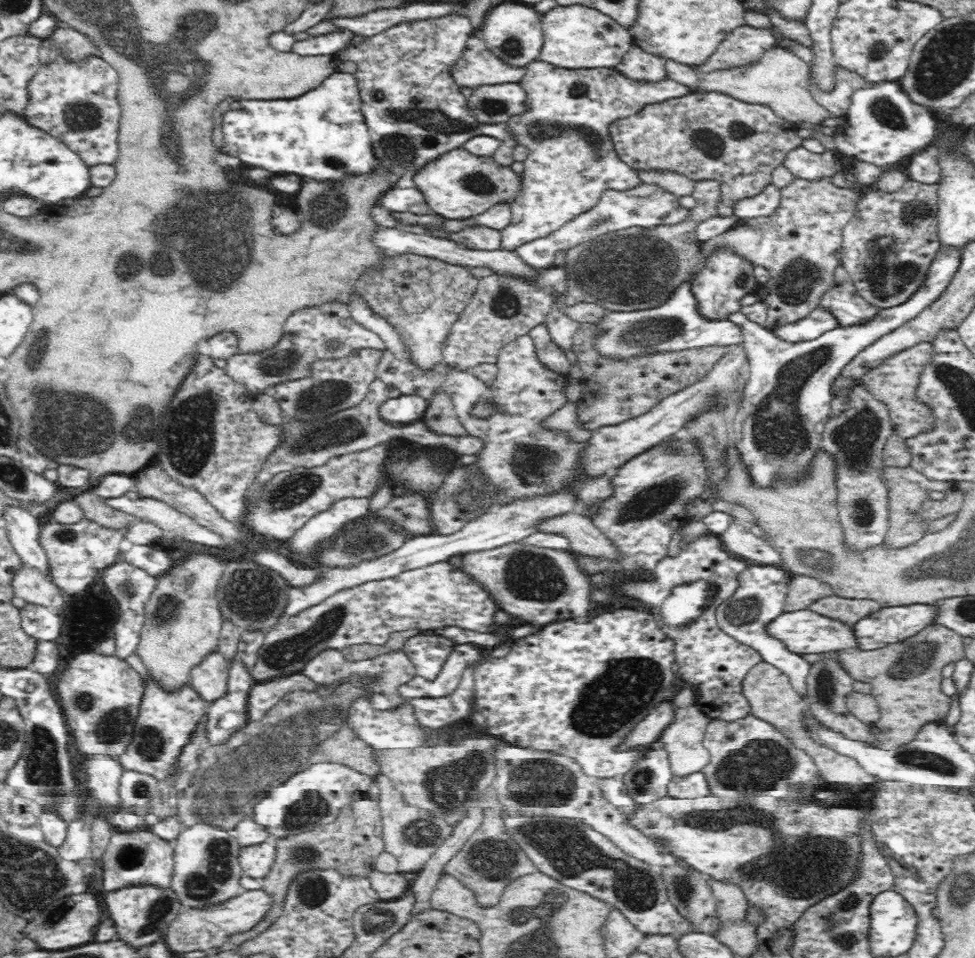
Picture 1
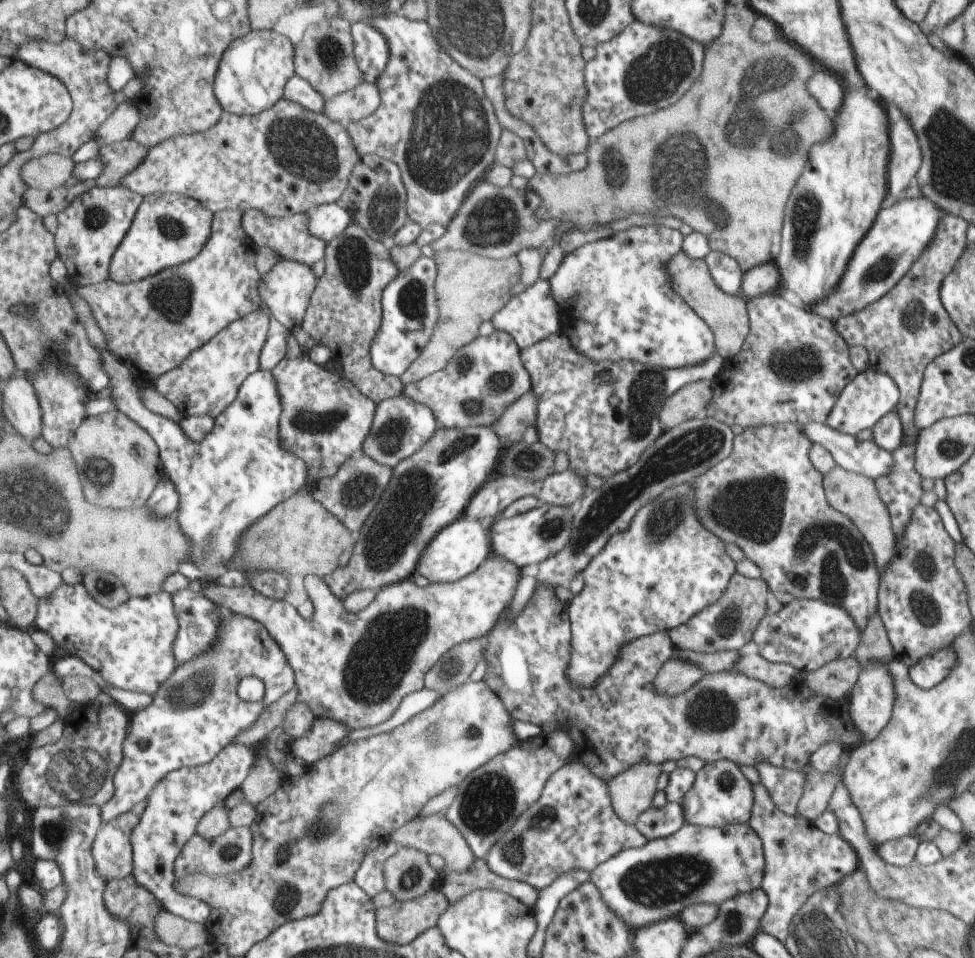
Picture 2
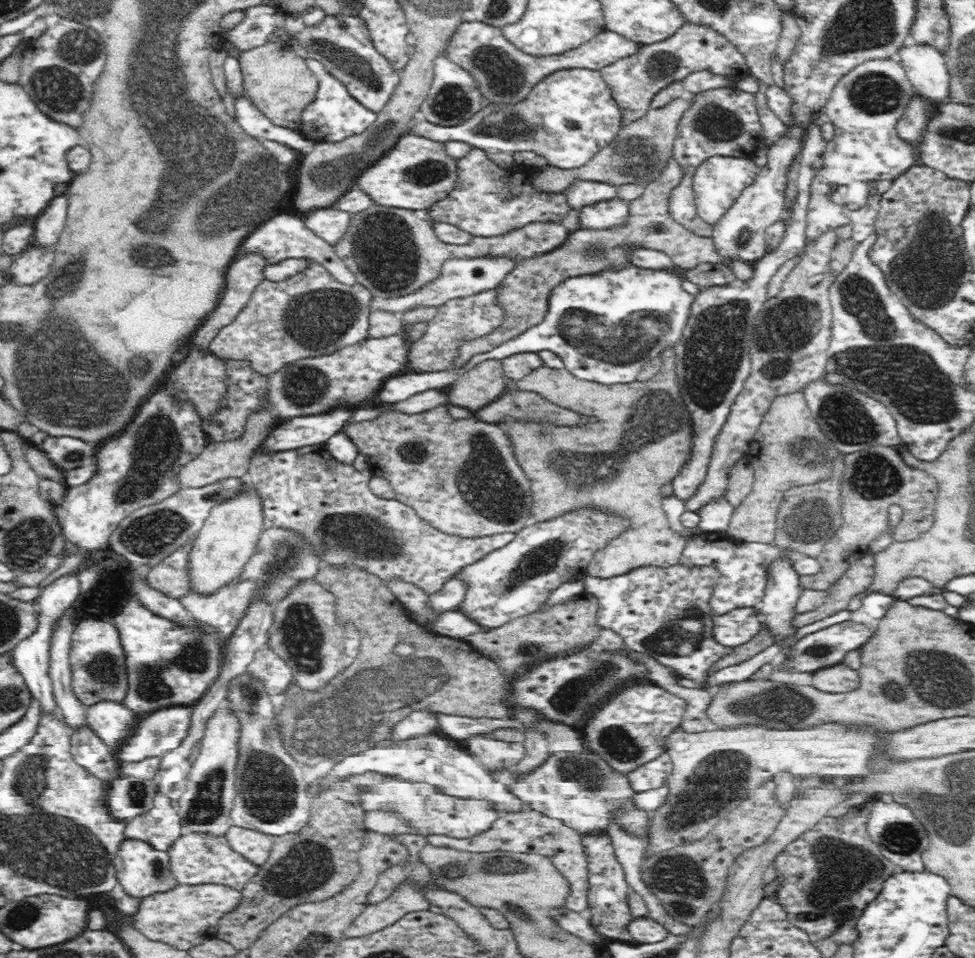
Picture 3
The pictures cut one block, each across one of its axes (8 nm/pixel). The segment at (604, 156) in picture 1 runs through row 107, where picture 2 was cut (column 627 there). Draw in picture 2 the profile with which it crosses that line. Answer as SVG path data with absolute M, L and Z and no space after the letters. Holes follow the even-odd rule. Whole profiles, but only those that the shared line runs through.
M691 484L665 490L653 504L643 506L633 516L627 530L613 534L607 540L607 546L581 572L583 588L567 604L571 624L571 660L567 664L567 680L573 690L597 690L607 674L619 664L627 644L651 634L667 634L675 630L707 606L719 602L725 594L737 566L725 554L725 544L695 520L693 494Z

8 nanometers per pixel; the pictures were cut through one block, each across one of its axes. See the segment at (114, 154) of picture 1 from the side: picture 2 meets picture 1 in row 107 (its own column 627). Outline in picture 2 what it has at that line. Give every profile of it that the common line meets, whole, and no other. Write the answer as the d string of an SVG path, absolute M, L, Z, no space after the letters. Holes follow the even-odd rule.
M633 22L609 42L595 46L595 58L585 62L587 96L583 102L583 124L589 140L597 140L625 120L655 114L679 100L683 92L699 80L705 62L705 44L693 38Z

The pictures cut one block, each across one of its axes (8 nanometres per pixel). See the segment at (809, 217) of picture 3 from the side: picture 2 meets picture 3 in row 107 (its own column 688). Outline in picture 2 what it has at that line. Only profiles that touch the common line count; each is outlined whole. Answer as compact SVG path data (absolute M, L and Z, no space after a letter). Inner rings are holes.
M683 824L675 834L667 838L651 840L641 848L623 850L615 858L597 866L591 872L589 880L597 886L601 900L617 916L621 916L633 930L639 930L643 926L653 926L655 922L667 918L677 918L683 910L687 910L687 906L711 904L719 908L729 898L757 890L761 886L763 874L765 874L763 844L757 832L749 824L723 826L723 828L699 828L699 826Z

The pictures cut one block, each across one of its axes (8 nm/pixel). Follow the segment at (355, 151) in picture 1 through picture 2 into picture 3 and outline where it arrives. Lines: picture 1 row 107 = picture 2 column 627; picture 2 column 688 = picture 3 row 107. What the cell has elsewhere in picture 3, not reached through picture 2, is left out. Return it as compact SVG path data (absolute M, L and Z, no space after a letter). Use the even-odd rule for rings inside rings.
M310 58L308 68L320 78L320 86L318 86L314 100L298 116L298 128L296 130L302 132L302 136L306 136L308 140L324 140L324 142L338 142L340 144L342 140L348 140L350 136L358 136L358 134L366 132L376 122L378 114L372 112L370 108L366 108L354 96L350 96L348 88L336 76L332 76L326 70L324 62L316 62Z

